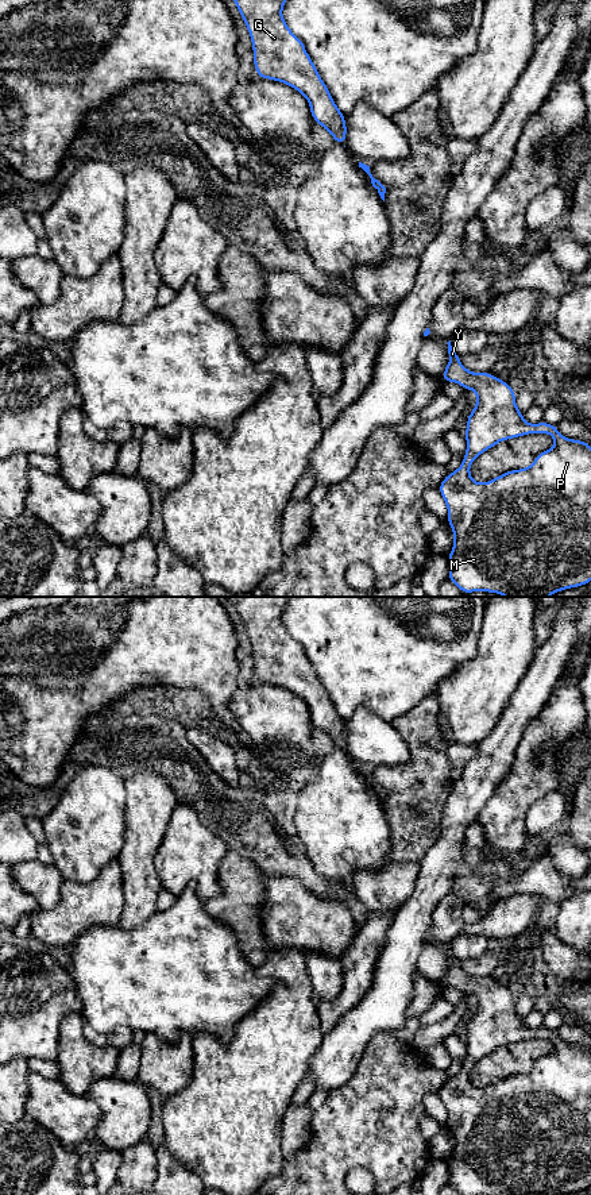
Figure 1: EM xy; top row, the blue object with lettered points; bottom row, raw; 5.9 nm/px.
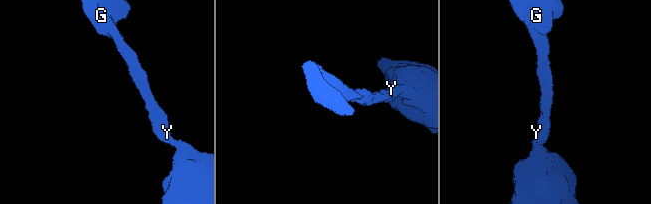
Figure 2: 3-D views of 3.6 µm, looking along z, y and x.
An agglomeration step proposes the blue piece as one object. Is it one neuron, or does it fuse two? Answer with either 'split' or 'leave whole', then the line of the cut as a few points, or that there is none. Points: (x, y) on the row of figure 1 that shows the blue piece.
leave whole; no cut

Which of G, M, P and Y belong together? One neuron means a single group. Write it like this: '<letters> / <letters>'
G M P Y

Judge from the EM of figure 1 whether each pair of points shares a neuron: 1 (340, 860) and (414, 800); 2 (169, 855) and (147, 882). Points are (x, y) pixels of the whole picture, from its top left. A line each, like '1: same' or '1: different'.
1: different
2: different

